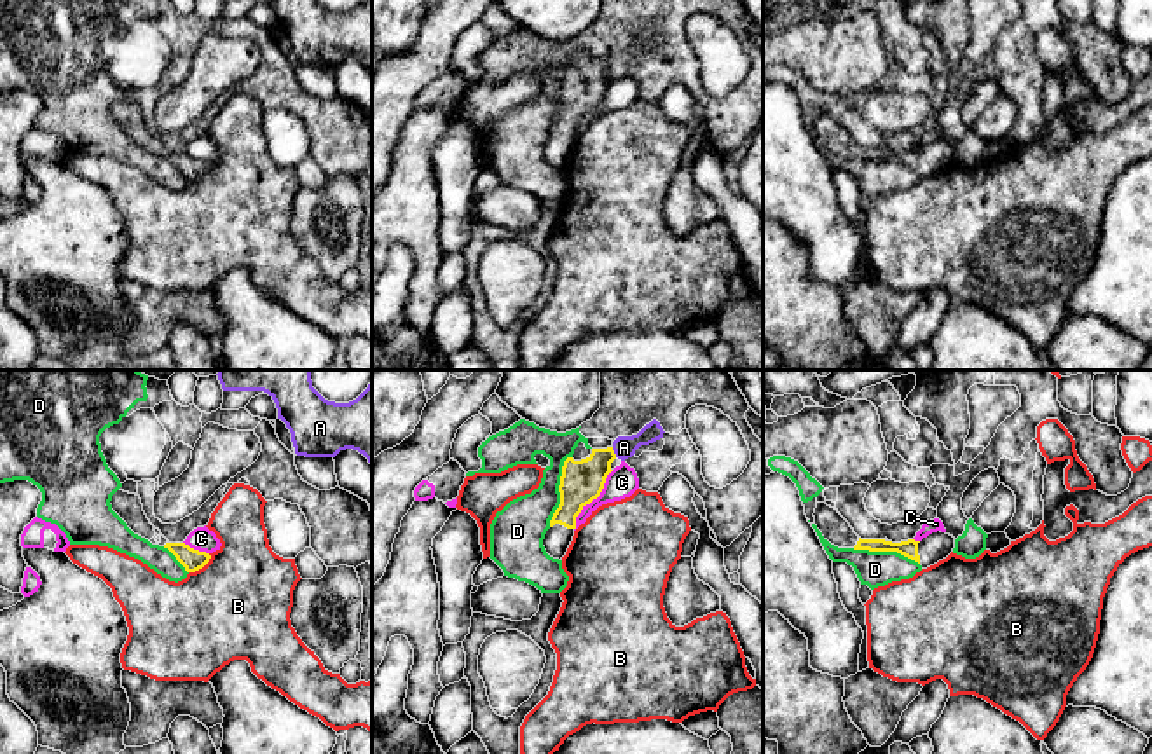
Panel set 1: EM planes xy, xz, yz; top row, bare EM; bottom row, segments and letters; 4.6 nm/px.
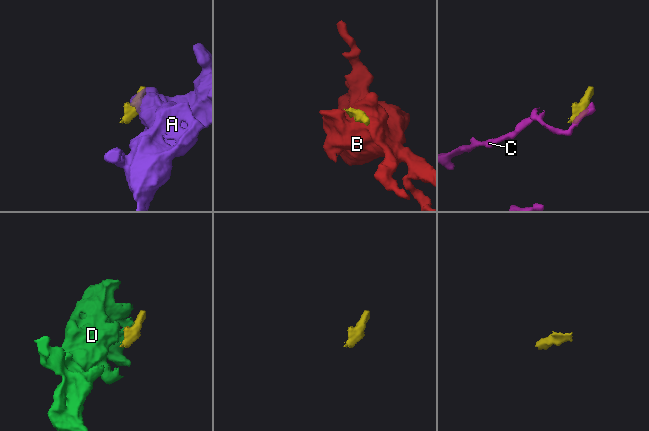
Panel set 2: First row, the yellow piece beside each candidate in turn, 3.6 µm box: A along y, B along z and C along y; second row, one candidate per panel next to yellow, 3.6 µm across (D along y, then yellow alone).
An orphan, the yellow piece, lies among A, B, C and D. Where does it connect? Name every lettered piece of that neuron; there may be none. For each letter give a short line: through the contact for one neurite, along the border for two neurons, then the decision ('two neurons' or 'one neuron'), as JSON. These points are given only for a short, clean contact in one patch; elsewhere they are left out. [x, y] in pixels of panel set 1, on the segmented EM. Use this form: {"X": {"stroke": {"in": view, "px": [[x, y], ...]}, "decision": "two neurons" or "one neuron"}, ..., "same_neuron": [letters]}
{"A": {"stroke": {"in": "xz", "px": [[611, 447], [617, 456]]}, "decision": "two neurons"}, "B": {"stroke": {"in": "xy", "px": [[212, 555], [201, 568], [189, 573]]}, "decision": "two neurons"}, "C": {"stroke": {"in": "xz", "px": [[613, 470], [603, 491], [576, 517], [575, 529]]}, "decision": "two neurons"}, "D": {"decision": "two neurons"}, "same_neuron": []}

